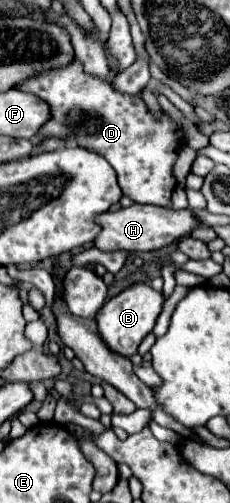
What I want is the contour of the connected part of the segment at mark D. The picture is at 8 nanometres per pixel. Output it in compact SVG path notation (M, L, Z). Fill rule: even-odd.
M74 59L70 65L66 65L62 69L46 71L46 73L22 83L18 89L38 95L52 109L52 119L38 133L40 139L48 137L48 135L54 135L60 139L72 137L72 145L76 143L78 147L96 151L114 167L114 171L118 173L118 185L120 185L122 193L126 197L130 197L134 203L172 207L172 191L176 187L176 179L172 175L172 165L178 157L178 149L184 145L184 135L180 131L180 125L176 121L172 121L166 113L160 121L156 121L140 97L120 95L118 91L112 89L112 83L86 75L78 59Z

